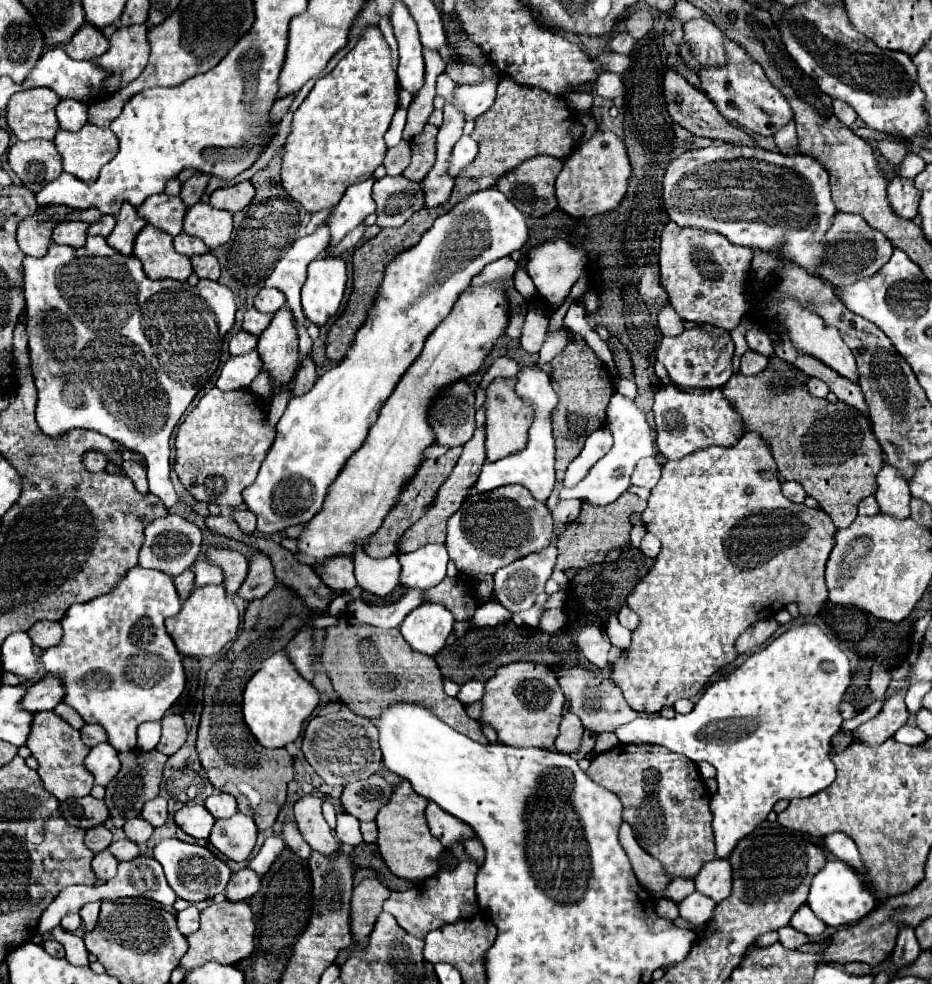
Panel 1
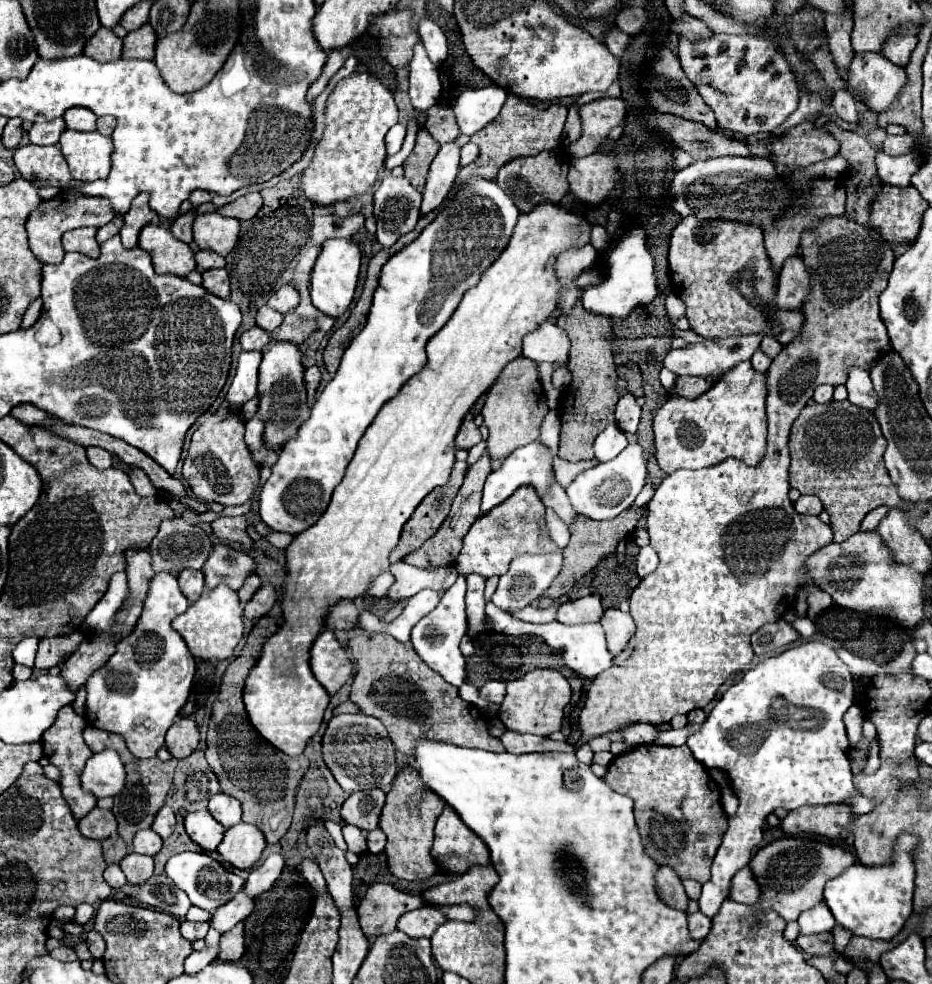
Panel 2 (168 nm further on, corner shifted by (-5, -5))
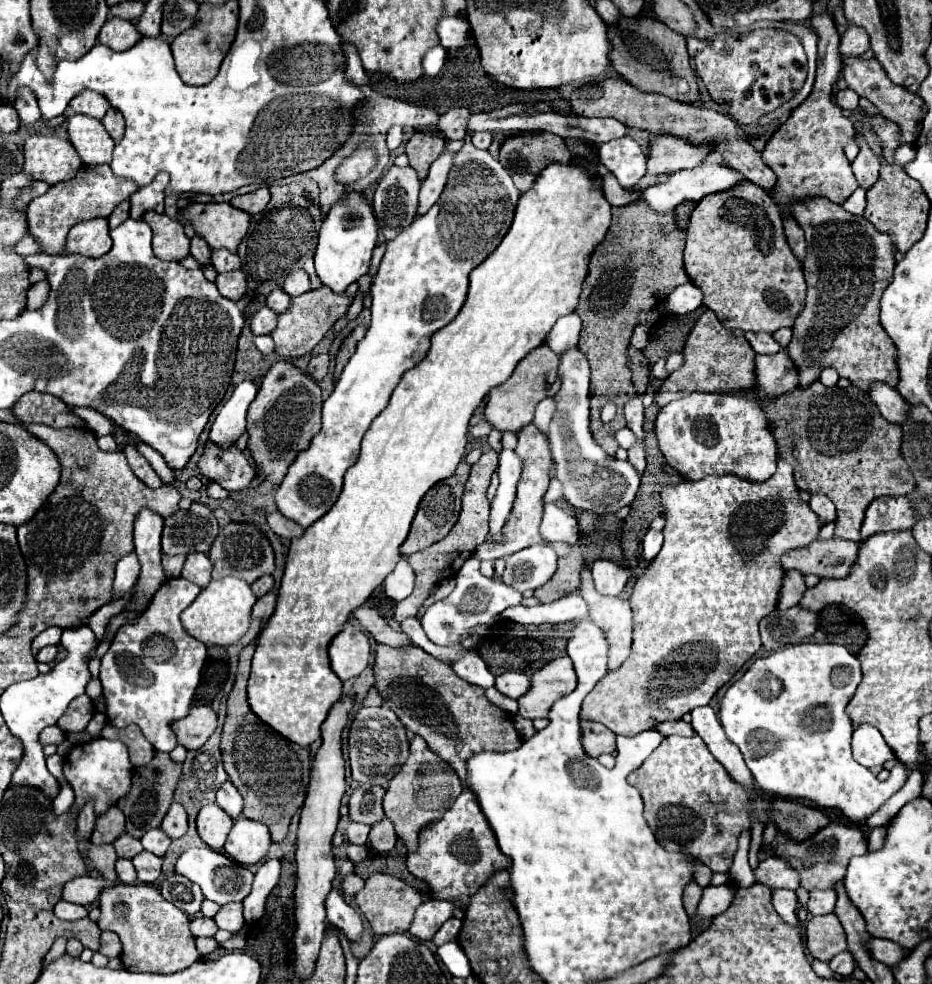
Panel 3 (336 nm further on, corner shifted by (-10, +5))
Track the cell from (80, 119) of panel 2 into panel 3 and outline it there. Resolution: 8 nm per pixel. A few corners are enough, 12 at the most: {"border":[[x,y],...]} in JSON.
{"border":[[93,90],[77,94],[69,106],[75,114],[97,120],[109,102]]}

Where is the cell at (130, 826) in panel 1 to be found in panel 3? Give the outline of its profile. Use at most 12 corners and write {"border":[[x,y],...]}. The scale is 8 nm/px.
{"border":[[161,828],[143,834],[141,844],[157,856],[163,856],[171,838]]}

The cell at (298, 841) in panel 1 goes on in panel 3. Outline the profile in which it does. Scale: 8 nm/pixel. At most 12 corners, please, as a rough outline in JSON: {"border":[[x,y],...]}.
{"border":[[341,890],[325,898],[327,920],[347,938],[363,930],[363,920]]}

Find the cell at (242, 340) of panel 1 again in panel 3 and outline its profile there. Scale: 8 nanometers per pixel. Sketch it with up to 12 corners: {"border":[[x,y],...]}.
{"border":[[263,306],[251,318],[255,336],[271,334],[277,326],[277,314]]}

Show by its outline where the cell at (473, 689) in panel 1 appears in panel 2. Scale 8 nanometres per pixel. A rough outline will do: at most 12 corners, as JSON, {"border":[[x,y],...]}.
{"border":[[486,682],[480,696],[500,704],[506,696],[506,682]]}

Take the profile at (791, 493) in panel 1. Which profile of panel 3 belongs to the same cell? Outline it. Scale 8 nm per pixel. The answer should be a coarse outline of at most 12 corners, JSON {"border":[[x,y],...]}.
{"border":[[811,494],[809,506],[821,524],[835,520],[835,504],[825,494]]}

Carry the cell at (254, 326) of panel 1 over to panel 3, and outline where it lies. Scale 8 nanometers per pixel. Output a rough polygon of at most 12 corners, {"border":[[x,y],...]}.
{"border":[[281,288],[267,296],[267,306],[277,314],[289,308],[289,298]]}

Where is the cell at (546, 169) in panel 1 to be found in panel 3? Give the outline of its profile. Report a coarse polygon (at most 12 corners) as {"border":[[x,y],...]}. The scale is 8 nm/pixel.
{"border":[[551,132],[505,140],[499,162],[527,192],[553,162],[569,164],[565,140]]}

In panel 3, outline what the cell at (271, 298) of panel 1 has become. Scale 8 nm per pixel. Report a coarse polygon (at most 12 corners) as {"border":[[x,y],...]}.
{"border":[[295,270],[285,278],[283,290],[291,298],[309,292],[307,272]]}

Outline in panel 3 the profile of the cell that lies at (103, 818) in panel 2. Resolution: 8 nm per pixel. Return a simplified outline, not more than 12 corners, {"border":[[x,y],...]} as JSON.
{"border":[[117,806],[97,816],[91,842],[111,844],[125,830]]}

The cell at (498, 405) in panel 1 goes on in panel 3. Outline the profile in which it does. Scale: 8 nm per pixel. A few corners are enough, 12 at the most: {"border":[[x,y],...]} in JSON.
{"border":[[541,344],[491,388],[485,420],[499,432],[531,424],[557,378],[559,356]]}

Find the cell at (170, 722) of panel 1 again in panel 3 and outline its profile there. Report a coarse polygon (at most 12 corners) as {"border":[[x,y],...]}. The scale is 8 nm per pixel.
{"border":[[193,706],[173,726],[177,742],[199,750],[217,728],[209,706]]}

